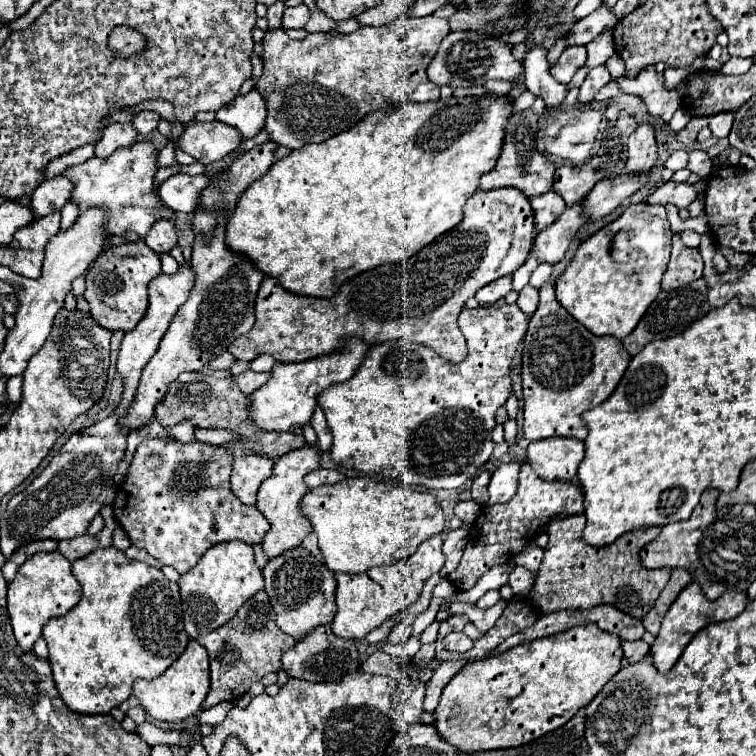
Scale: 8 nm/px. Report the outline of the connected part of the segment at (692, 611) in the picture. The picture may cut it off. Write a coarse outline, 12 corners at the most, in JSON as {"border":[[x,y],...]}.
{"border":[[697,582],[679,594],[651,646],[655,668],[675,666],[709,624],[745,610],[747,592],[705,598]]}

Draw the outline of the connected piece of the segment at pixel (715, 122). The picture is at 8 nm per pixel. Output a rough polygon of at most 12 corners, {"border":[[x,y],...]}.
{"border":[[731,112],[709,116],[709,128],[717,138],[729,136]]}

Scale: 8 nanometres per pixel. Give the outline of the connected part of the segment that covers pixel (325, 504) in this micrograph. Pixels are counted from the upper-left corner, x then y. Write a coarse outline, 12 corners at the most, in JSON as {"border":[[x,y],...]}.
{"border":[[345,478],[303,498],[329,570],[405,560],[443,532],[433,494]]}

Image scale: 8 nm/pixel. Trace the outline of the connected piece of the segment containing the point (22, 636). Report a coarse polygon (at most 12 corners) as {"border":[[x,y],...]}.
{"border":[[37,552],[7,584],[17,644],[71,610],[81,584],[61,552]]}

